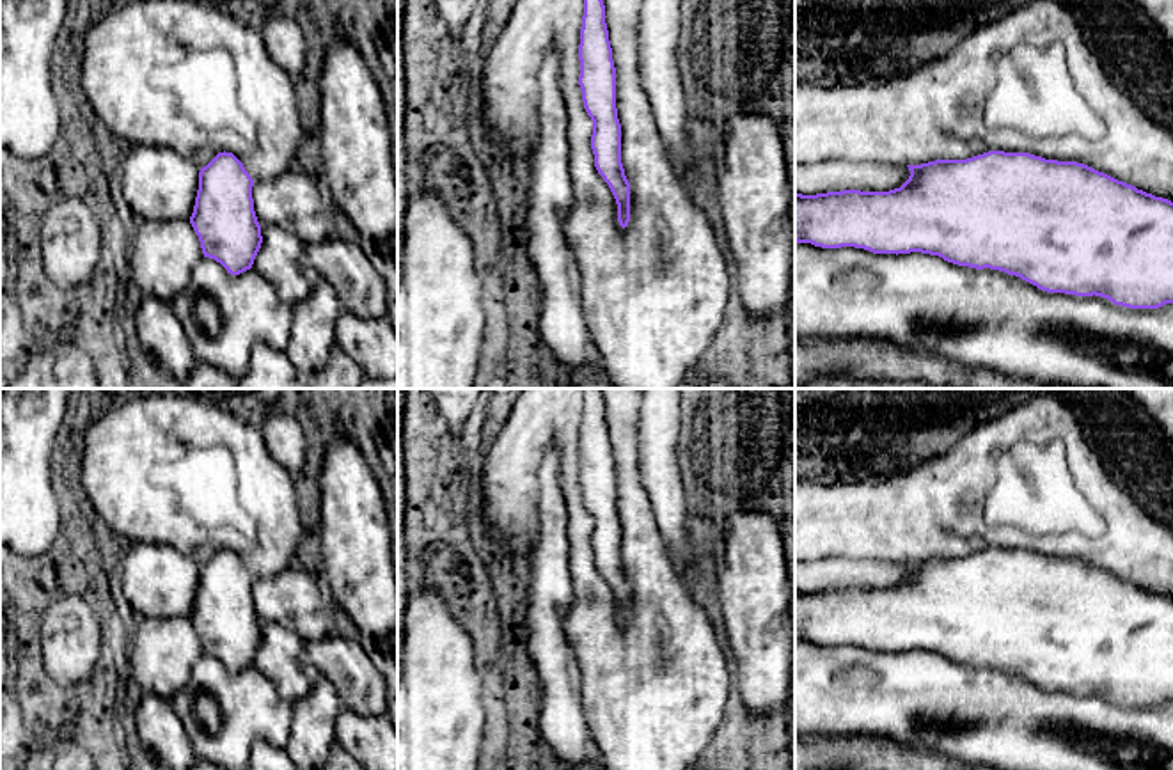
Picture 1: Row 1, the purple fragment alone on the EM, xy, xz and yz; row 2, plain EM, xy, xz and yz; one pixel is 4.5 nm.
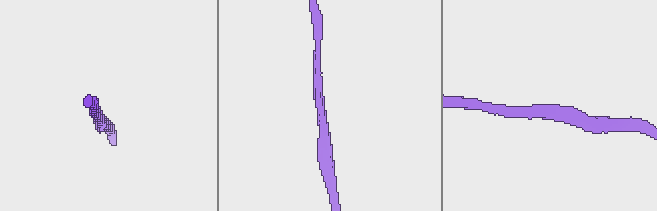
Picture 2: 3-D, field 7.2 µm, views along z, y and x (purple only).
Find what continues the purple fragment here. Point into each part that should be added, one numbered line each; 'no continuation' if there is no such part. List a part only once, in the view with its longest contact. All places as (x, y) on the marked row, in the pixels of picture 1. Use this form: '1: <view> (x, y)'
no continuation

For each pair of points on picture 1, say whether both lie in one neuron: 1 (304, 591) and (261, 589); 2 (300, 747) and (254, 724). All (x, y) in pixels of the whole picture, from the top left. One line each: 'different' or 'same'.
1: same
2: different

